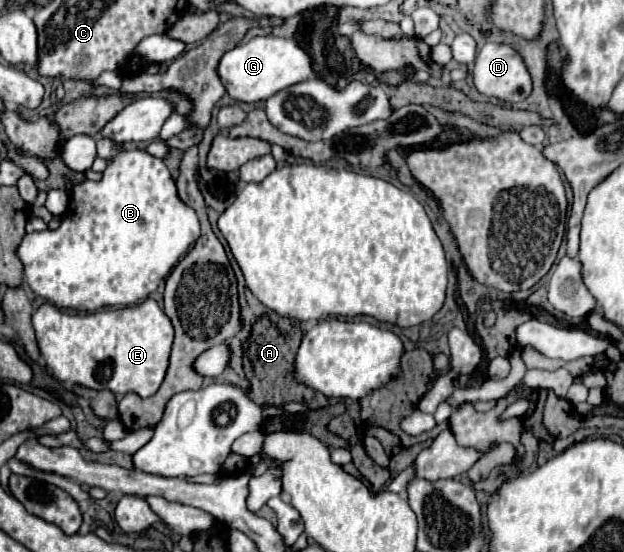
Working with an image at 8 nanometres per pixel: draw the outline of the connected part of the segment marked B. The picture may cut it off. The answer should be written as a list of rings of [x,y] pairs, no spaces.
[[[99,141],[97,153],[109,161],[101,181],[81,181],[73,185],[67,213],[57,229],[27,233],[17,247],[17,257],[25,267],[25,281],[31,291],[61,309],[97,311],[105,305],[133,305],[147,299],[159,283],[199,239],[197,213],[185,205],[167,165],[141,149],[117,149],[113,141]]]

